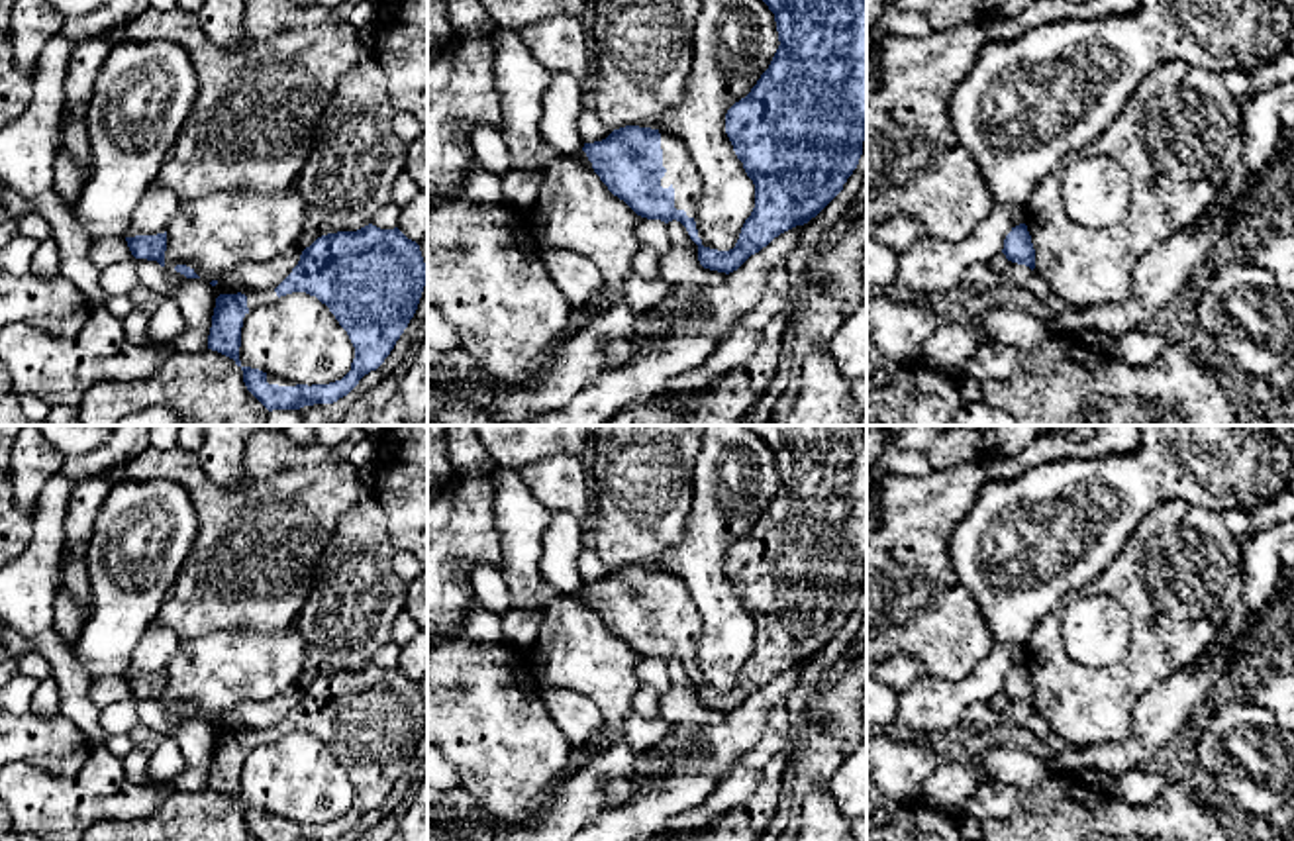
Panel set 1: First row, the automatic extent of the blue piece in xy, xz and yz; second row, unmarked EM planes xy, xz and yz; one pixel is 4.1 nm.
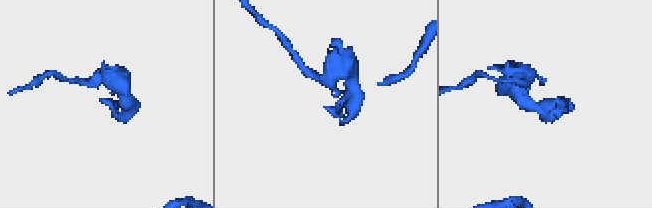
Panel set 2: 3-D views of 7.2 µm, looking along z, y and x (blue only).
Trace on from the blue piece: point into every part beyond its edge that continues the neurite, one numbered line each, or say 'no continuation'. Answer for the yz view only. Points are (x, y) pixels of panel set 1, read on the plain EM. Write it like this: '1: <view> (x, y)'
no continuation

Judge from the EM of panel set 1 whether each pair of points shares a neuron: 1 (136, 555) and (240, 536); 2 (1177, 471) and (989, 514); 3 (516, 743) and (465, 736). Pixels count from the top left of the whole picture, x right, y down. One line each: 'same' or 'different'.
1: different
2: same
3: same

